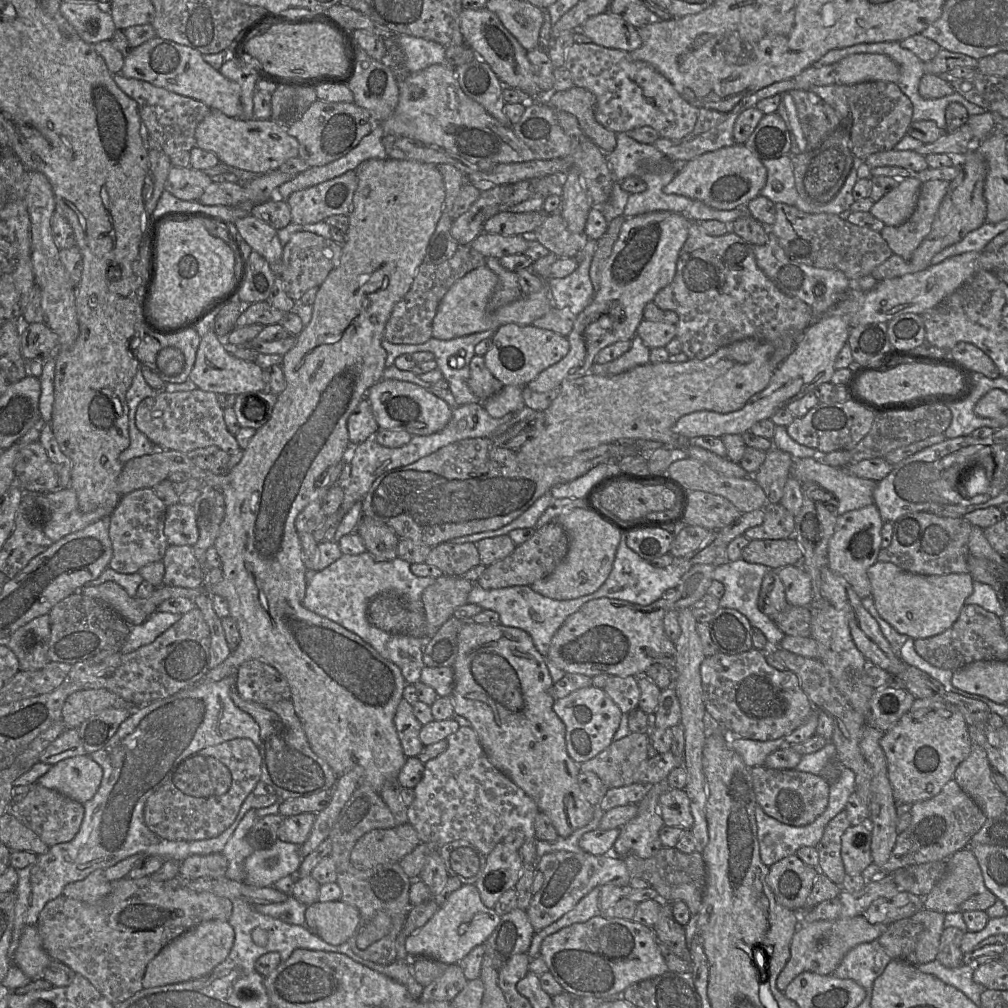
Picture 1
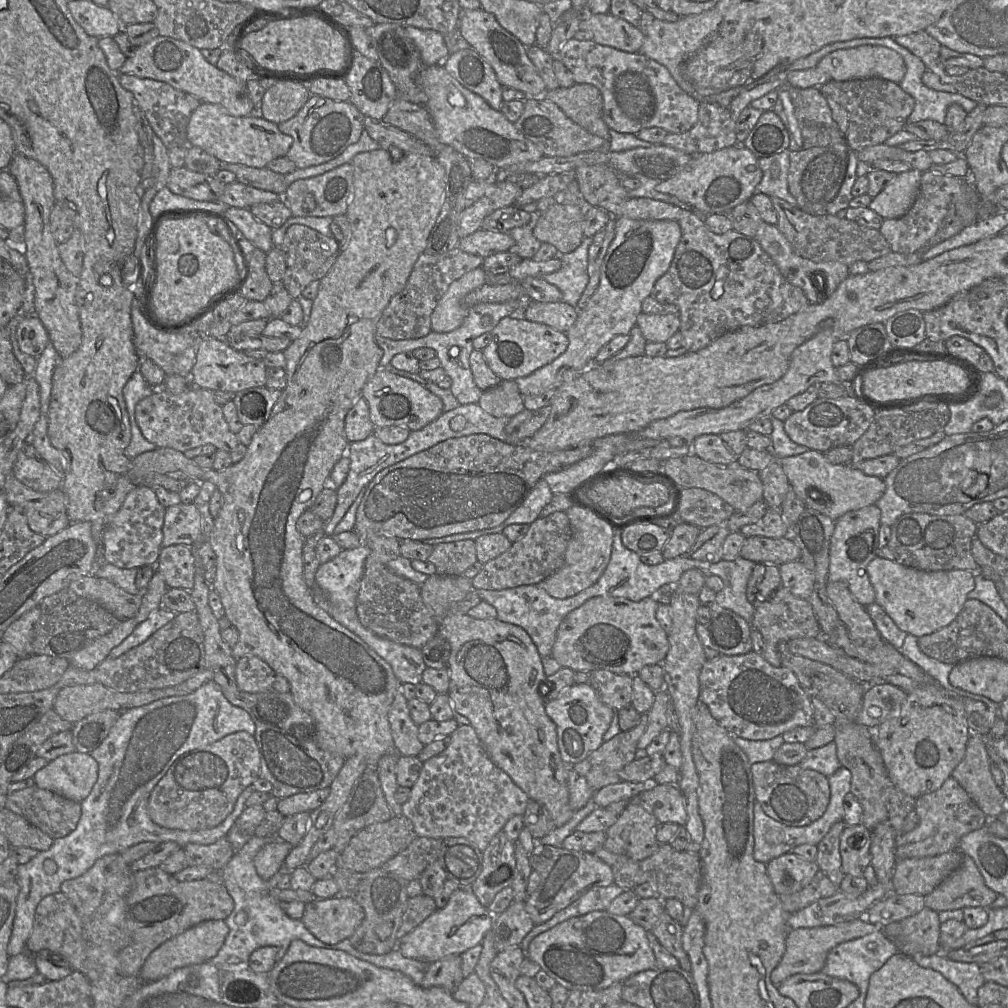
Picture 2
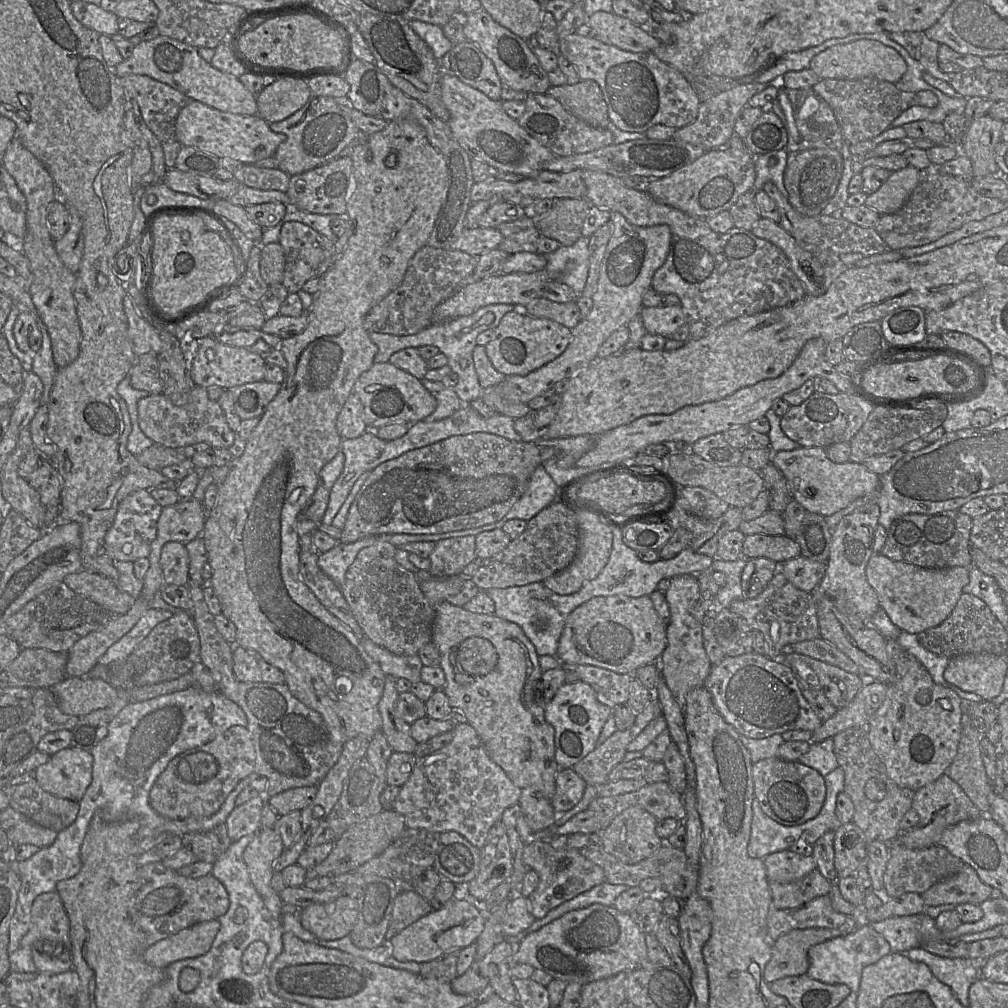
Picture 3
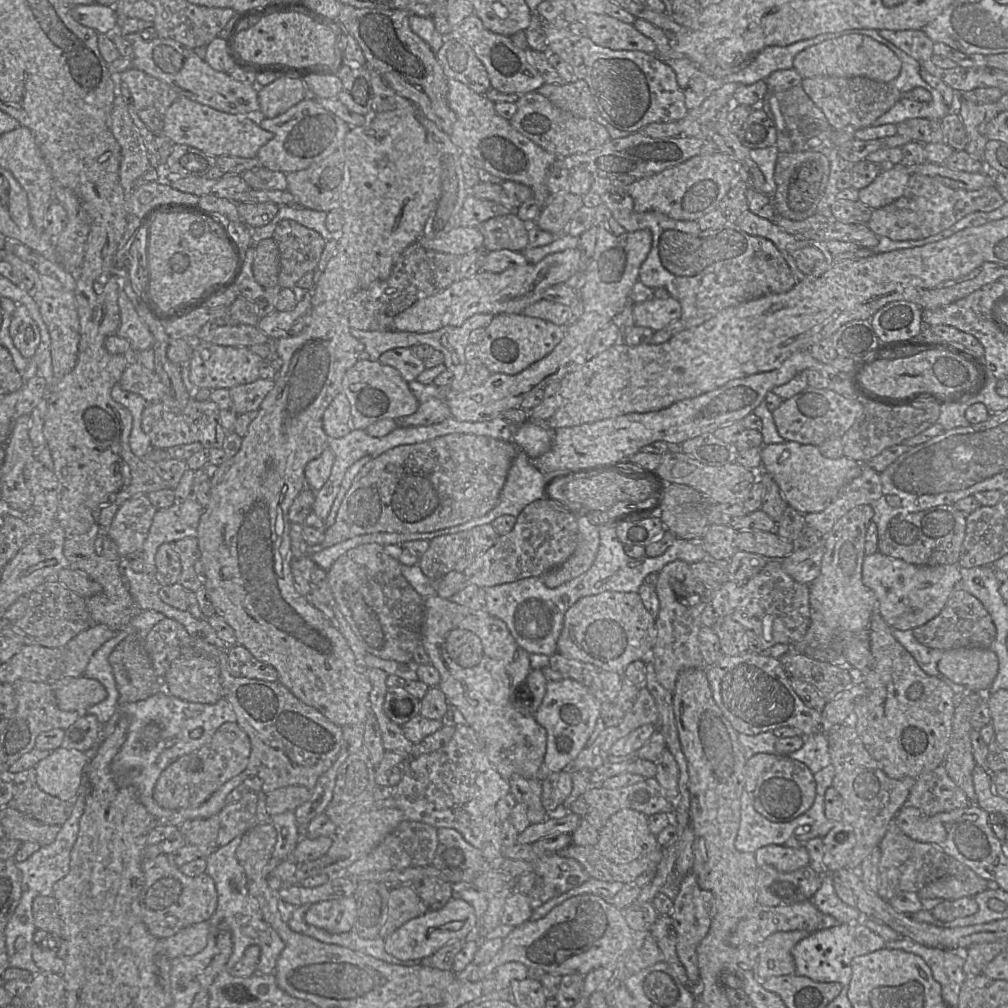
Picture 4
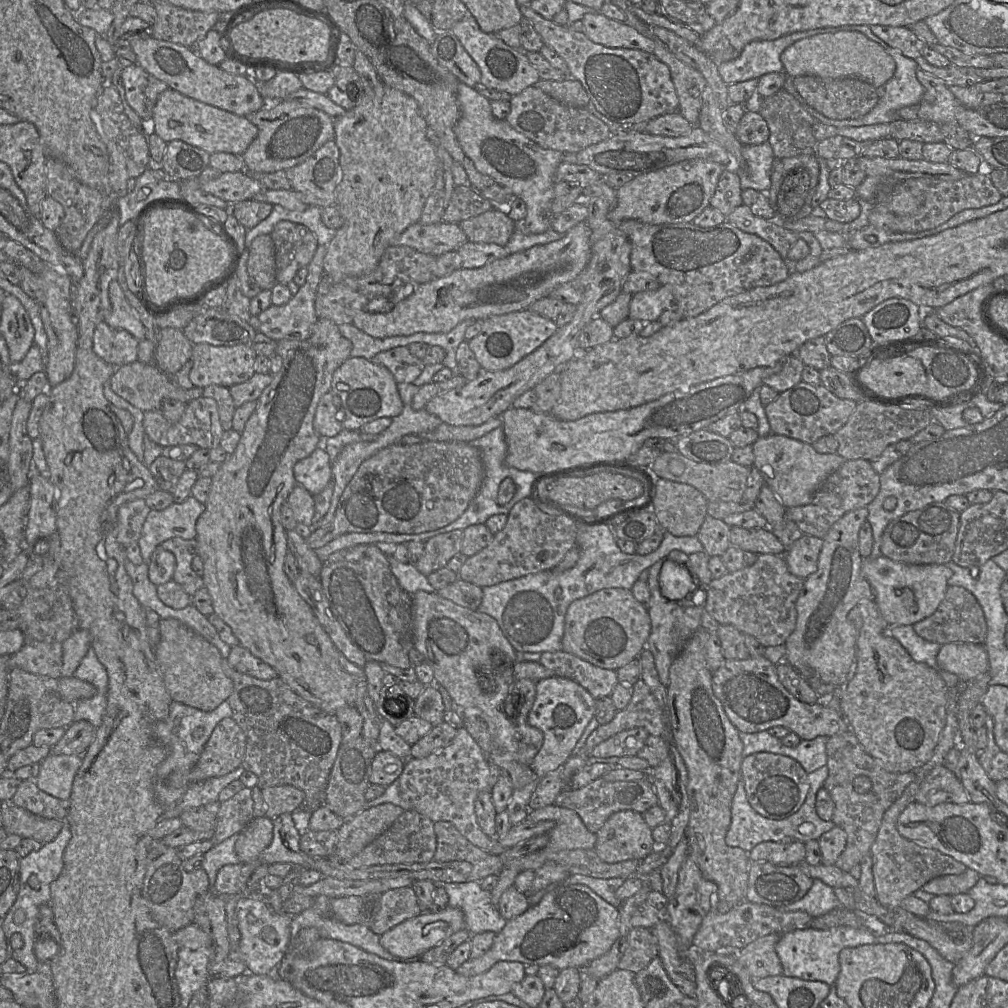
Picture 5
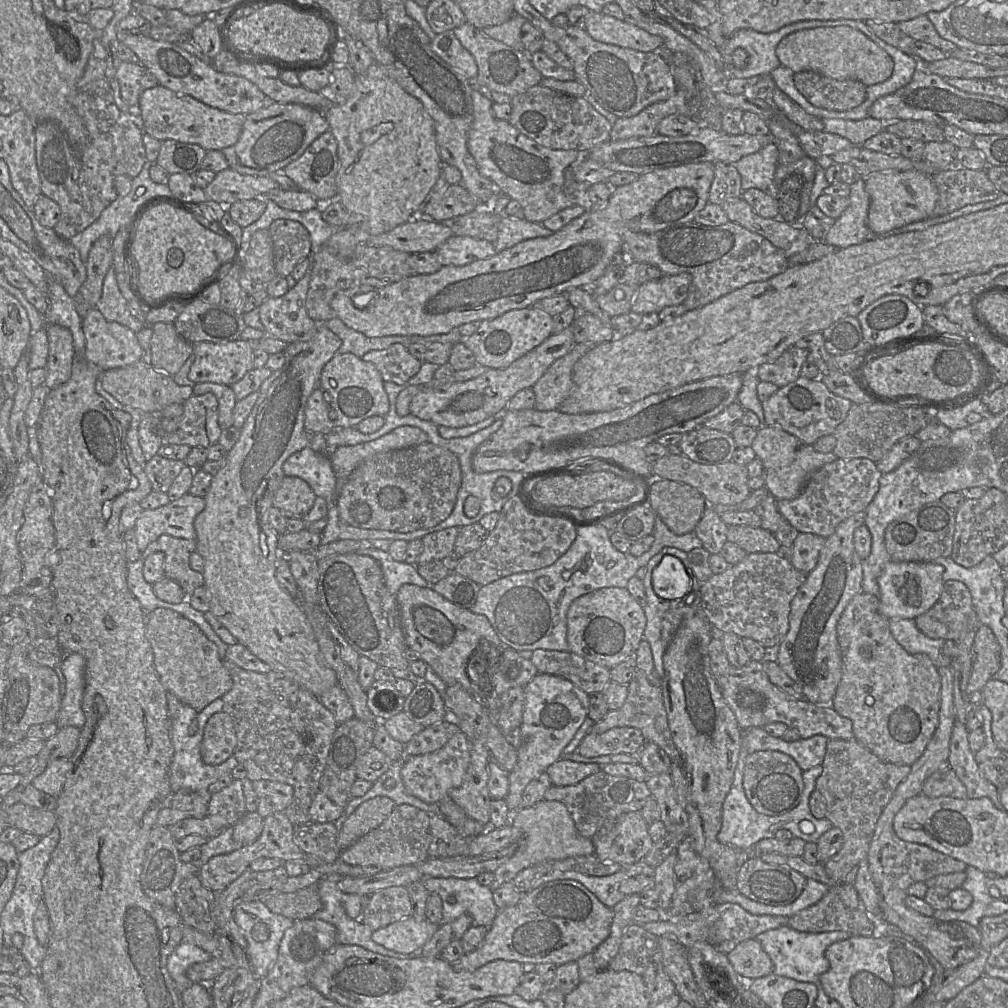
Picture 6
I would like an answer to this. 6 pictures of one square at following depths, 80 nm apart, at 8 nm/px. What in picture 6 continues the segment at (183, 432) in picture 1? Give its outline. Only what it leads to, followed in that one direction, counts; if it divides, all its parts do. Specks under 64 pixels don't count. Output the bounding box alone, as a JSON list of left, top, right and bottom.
[159,393,222,448]

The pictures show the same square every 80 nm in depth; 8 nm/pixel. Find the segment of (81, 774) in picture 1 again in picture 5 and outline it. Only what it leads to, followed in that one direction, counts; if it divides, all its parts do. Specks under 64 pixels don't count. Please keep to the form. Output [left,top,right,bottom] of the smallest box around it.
[34,754,81,800]

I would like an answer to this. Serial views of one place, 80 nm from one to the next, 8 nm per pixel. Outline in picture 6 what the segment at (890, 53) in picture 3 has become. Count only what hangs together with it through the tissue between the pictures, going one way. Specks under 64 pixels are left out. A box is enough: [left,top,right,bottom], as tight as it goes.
[777,26,894,86]

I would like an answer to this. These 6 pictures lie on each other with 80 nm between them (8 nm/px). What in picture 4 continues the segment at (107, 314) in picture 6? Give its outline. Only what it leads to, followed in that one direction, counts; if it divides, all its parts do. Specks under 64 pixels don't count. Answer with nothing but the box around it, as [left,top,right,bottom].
[116,288,153,352]

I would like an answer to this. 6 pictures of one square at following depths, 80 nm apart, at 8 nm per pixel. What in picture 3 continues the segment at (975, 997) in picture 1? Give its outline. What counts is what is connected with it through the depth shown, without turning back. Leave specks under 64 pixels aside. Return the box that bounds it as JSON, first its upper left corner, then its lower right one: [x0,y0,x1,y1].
[900,947,980,1006]

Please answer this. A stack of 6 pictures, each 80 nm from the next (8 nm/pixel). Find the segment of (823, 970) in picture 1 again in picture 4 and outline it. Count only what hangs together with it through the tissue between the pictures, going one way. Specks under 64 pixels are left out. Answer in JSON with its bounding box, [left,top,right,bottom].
[755,930,809,979]

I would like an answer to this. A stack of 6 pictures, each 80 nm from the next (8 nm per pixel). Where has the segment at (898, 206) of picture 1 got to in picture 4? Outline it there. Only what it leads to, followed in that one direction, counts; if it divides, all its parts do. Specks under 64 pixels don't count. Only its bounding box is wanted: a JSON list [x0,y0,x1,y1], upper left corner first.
[859,164,909,210]

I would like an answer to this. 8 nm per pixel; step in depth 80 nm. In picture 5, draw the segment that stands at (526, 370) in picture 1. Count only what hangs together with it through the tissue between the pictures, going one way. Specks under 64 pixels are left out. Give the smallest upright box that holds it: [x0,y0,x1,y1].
[467,309,559,371]

